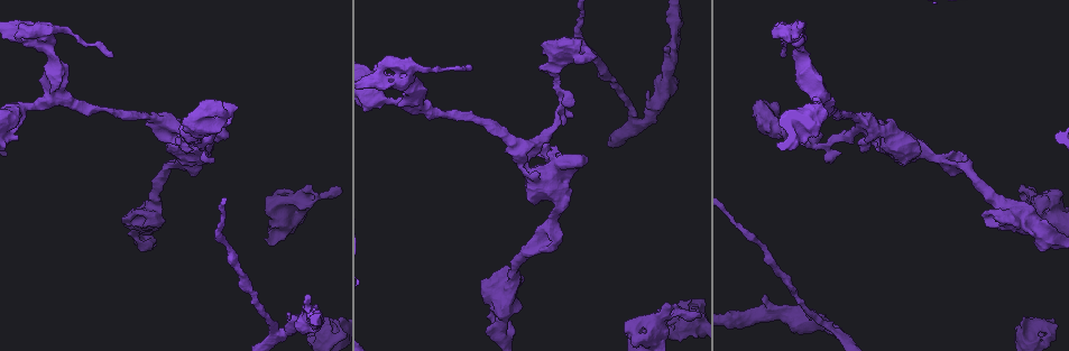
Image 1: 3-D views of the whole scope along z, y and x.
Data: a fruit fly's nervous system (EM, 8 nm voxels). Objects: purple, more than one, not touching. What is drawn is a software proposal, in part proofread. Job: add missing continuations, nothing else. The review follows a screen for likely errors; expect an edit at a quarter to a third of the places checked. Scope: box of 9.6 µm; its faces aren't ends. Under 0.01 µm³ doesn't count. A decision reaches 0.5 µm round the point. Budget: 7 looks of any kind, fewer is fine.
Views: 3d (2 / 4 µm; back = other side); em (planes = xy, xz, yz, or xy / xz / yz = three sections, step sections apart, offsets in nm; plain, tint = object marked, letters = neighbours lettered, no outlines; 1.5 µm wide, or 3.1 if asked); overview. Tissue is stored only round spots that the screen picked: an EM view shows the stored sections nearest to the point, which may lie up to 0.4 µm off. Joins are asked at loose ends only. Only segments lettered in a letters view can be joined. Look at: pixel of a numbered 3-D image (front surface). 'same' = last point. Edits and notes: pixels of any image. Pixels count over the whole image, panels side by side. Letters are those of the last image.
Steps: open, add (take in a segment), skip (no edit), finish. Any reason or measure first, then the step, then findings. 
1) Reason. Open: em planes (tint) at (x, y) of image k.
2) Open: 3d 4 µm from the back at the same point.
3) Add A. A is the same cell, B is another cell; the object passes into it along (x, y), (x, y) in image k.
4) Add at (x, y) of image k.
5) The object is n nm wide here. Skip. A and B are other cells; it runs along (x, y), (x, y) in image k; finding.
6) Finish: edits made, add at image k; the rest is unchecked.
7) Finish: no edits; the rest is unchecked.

Tapers out. Open: em planes (letters) at (568, 92) of image 1.

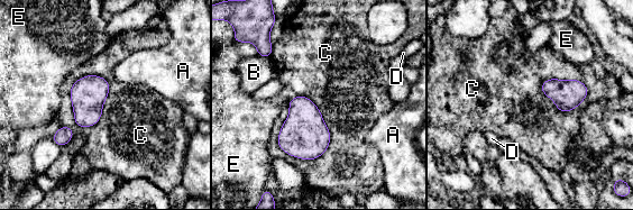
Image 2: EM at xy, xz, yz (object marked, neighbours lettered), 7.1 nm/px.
Skip. A, B, C, D and E are other cells; a border runs along (100, 75), (101, 117), (80, 127) in image 2; none of them fits.

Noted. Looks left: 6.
Branch stops here. Open: em xz step 4 (letters) at (203, 163) of image 1.

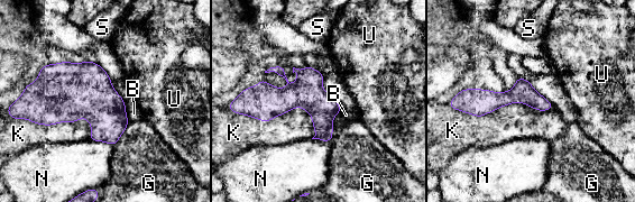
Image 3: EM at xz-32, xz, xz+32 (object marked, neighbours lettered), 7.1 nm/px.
The longest contact is with K, 700 nm. Skip. B, G, K, N, S and U are other cells; a border runs along (553, 108), (457, 110) in image 3; none of them fits.

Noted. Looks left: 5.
An open end. Open: 3d 4 µm at (307, 294) of image 1.

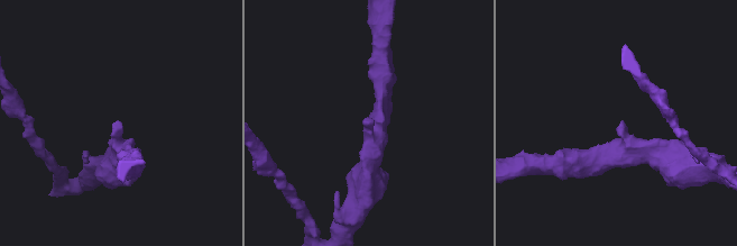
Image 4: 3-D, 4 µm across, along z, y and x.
Need the tissue. Open: em planes (letters) at (367, 122) of image 4.

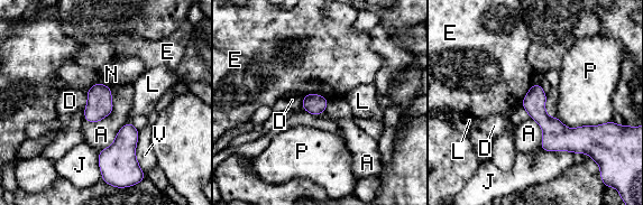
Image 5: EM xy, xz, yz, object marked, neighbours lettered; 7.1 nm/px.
The longest contact is with P, 400 nm. Skip. A, D, E, J, L, N, P and V are other cells; a border runs along (86, 91), (86, 105), (83, 110) in image 5; no lettered segment goes on from it.

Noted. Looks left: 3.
Finish: no edits; the rest is unchecked.

